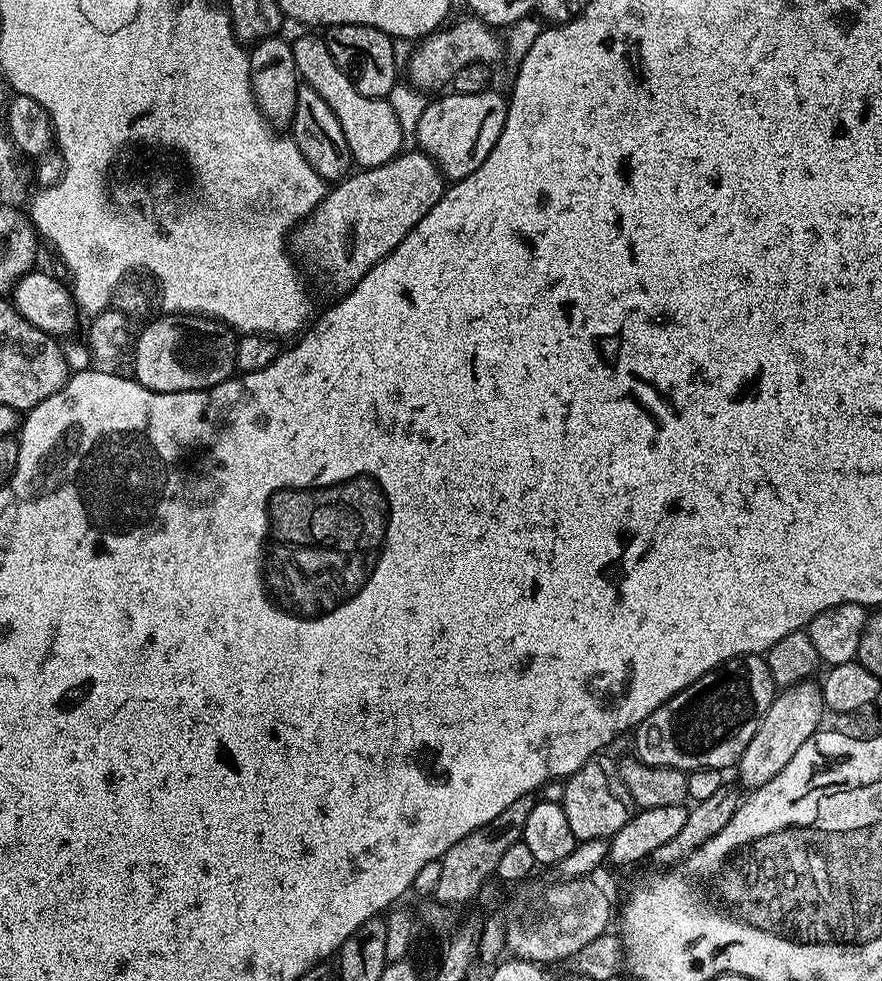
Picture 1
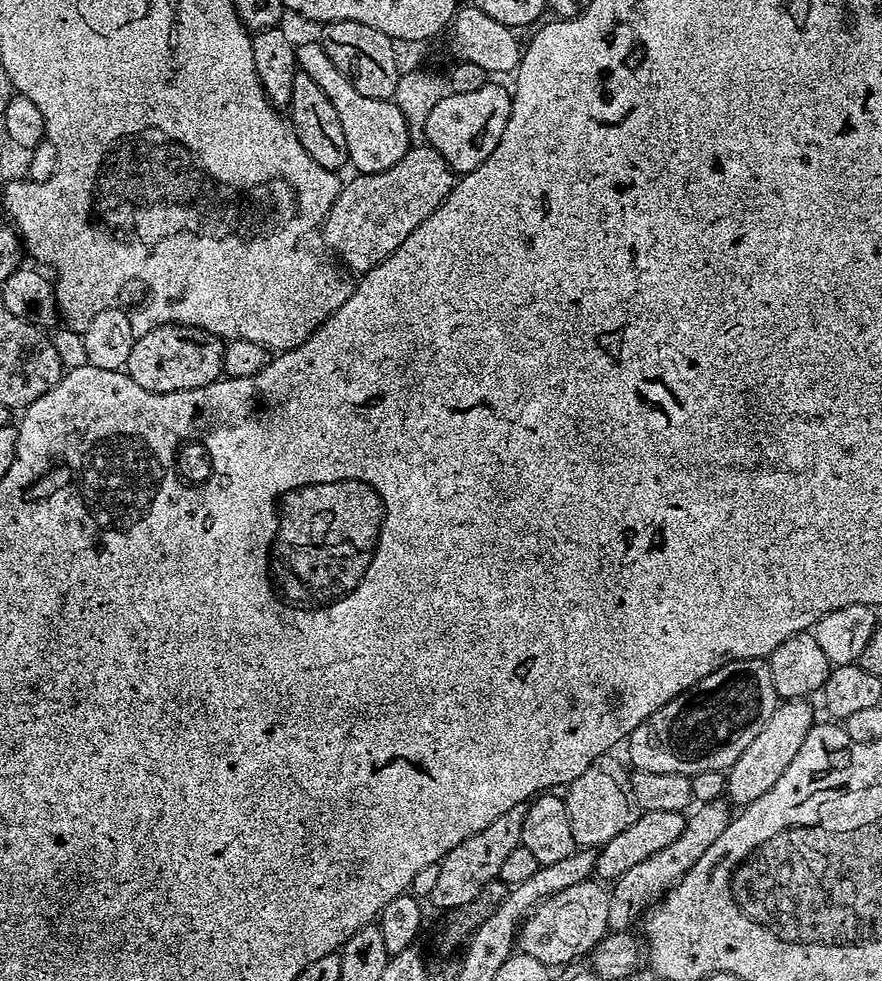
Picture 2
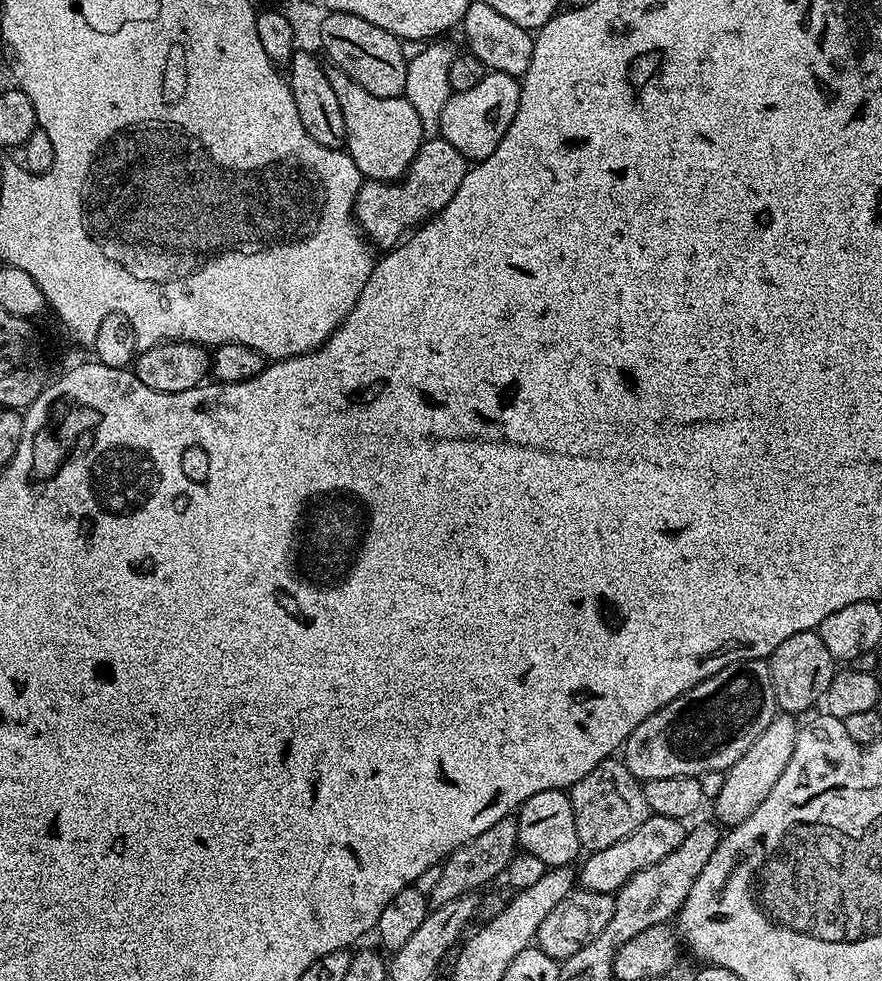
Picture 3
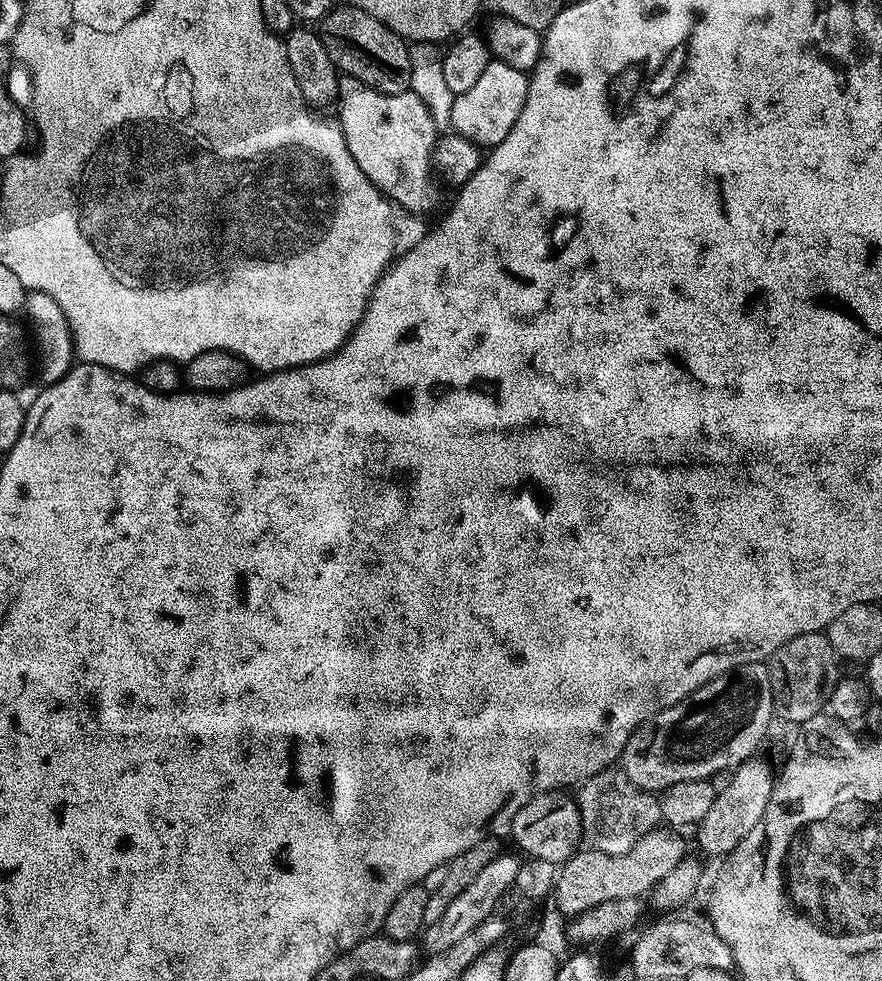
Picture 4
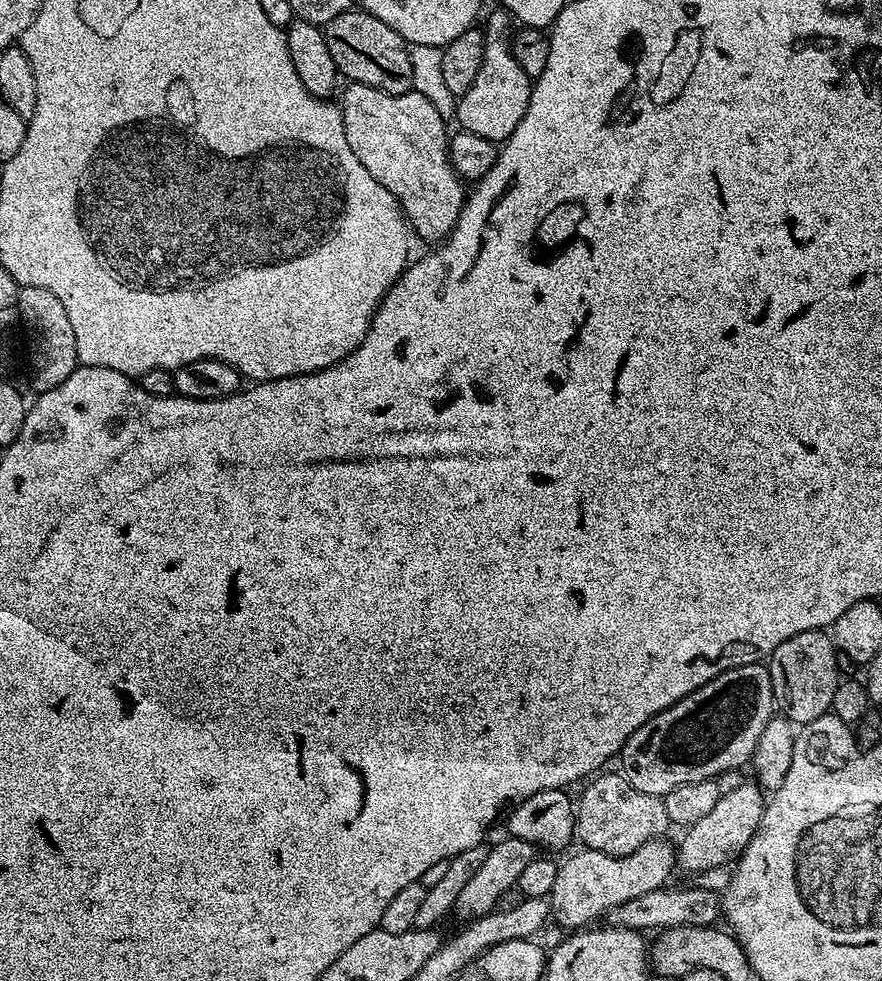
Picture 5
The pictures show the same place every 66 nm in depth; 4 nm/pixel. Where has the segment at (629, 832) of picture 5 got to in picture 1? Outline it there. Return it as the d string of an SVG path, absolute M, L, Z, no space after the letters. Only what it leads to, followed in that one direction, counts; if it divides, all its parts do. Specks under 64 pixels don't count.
M608 754L591 756L573 776L567 777L563 781L564 800L562 799L562 807L566 814L566 822L570 822L570 830L574 830L577 841L611 838L618 830L622 830L622 826L626 826L626 822L630 822L634 811L630 794L620 777L617 761L614 762L610 757L604 755Z

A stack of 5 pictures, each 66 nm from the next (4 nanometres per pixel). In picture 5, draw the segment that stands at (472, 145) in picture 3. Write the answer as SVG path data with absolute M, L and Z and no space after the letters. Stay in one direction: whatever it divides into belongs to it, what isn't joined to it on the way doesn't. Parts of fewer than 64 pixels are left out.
M497 10L488 16L487 39L484 41L484 57L481 69L464 96L459 97L455 105L455 119L460 119L459 127L470 134L478 134L478 138L486 138L493 142L503 142L514 134L518 122L522 122L522 114L526 114L526 106L530 102L533 81L524 72L523 66L516 61L509 41L500 40L508 32L510 17L507 12Z

